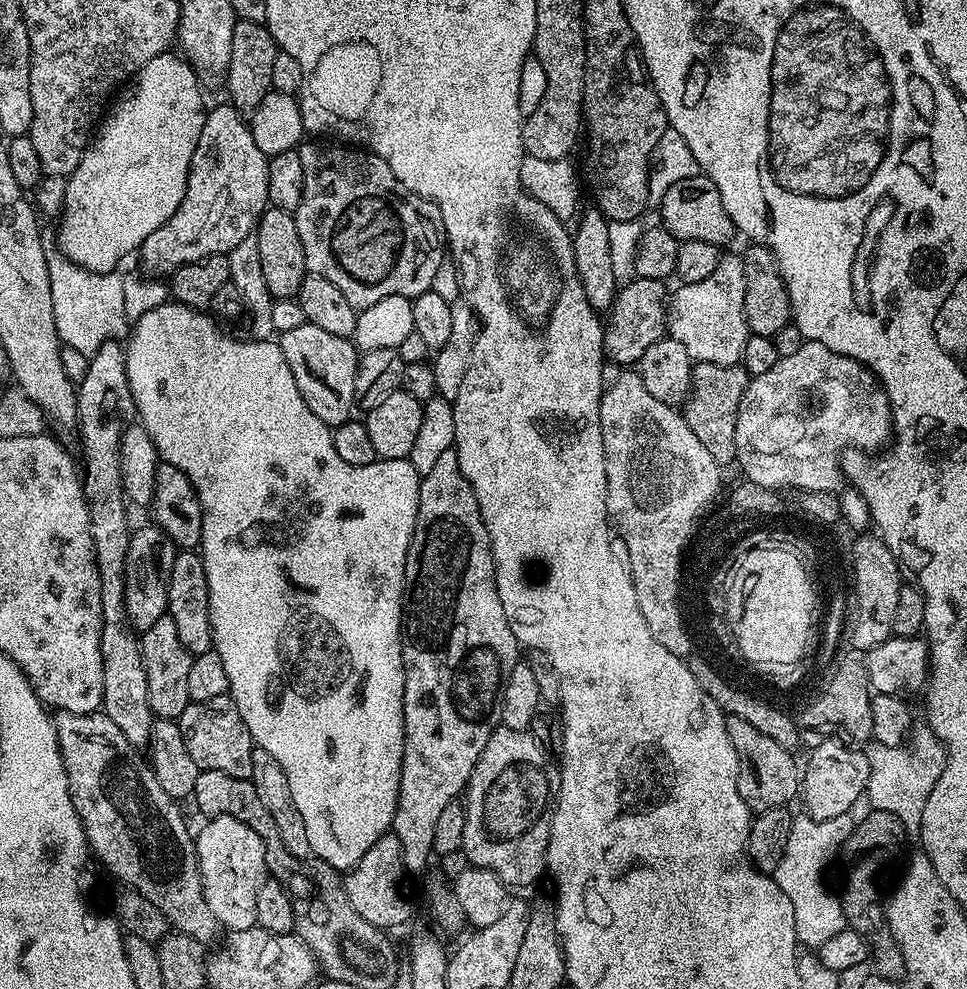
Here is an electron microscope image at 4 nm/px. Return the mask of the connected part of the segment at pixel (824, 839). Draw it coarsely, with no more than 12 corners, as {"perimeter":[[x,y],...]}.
{"perimeter":[[797,815],[774,878],[805,949],[846,927],[824,871],[851,815]]}

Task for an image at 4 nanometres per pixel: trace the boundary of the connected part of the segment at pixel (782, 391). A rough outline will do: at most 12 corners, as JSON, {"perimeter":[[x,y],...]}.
{"perimeter":[[805,340],[749,379],[735,463],[836,492],[892,407],[864,364]]}

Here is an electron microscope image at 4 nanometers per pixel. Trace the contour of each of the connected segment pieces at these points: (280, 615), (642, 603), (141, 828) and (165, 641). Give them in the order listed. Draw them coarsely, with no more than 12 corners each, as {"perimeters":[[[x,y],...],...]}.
{"perimeters":[[[174,303],[126,378],[312,856],[391,829],[421,475]],[[621,371],[600,398],[608,519],[638,610],[688,646],[677,557],[722,468]],[[103,711],[56,712],[91,855],[205,946],[181,805]],[[167,614],[139,638],[152,715],[179,721],[193,655]]]}

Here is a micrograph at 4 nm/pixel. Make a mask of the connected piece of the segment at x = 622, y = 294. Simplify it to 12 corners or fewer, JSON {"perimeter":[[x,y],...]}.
{"perimeter":[[633,278],[604,325],[604,355],[639,365],[665,339],[663,280]]}

